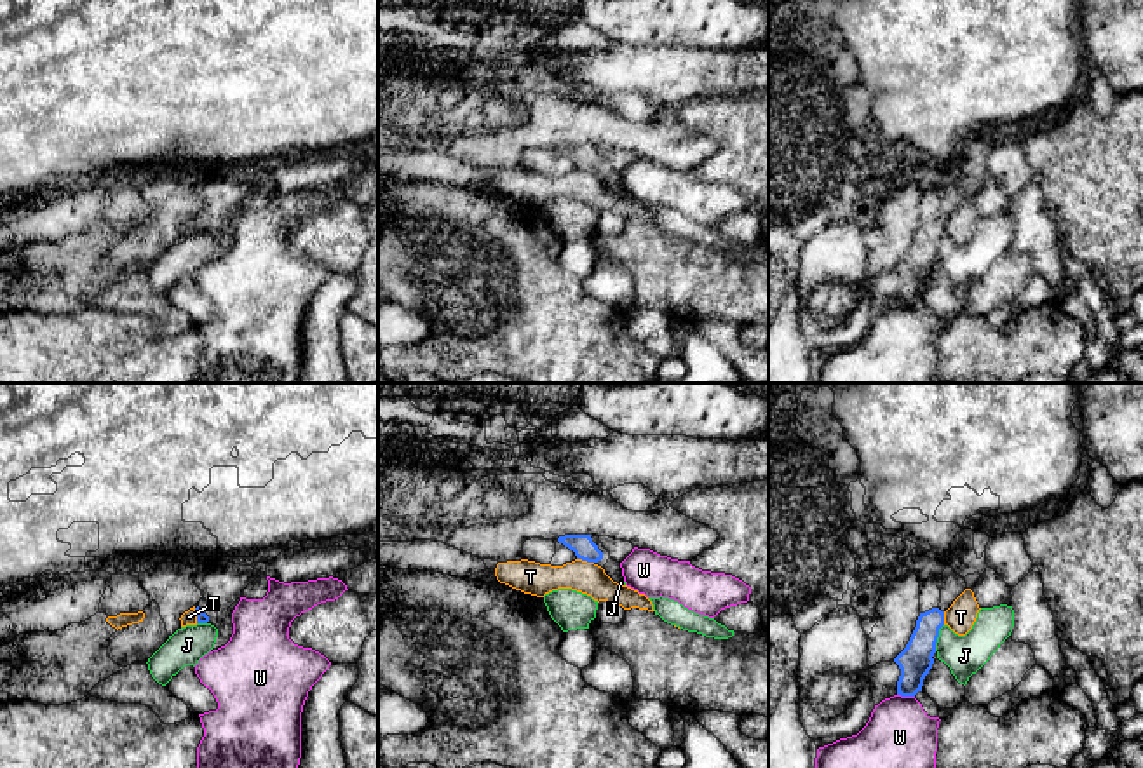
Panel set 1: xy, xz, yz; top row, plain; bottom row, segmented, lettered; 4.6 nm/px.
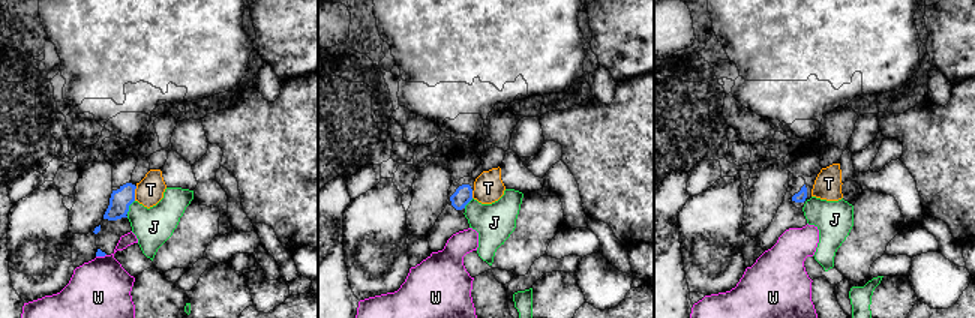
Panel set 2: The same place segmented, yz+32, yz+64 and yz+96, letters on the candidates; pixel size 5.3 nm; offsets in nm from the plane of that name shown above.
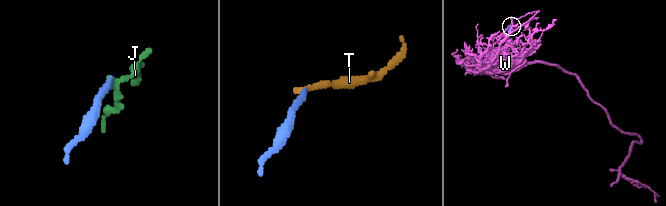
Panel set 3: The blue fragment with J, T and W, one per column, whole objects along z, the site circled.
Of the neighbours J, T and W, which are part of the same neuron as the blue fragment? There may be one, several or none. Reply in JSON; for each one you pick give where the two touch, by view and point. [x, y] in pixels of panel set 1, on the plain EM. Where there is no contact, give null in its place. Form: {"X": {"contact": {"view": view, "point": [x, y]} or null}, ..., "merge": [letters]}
{"merge": []}

